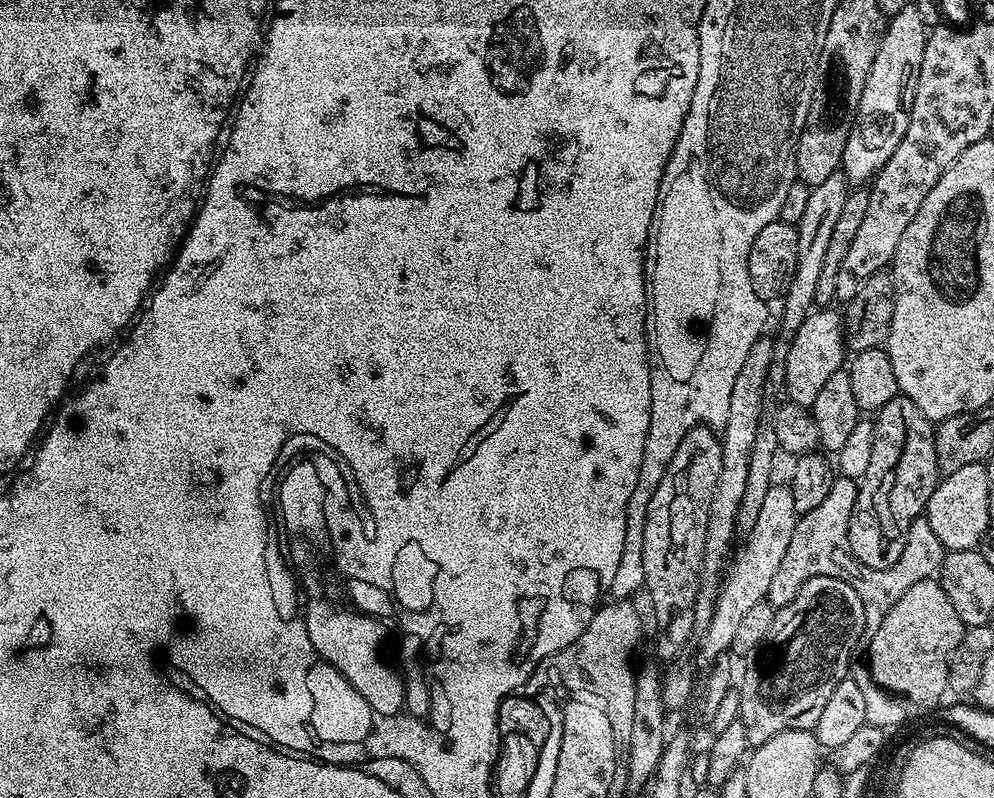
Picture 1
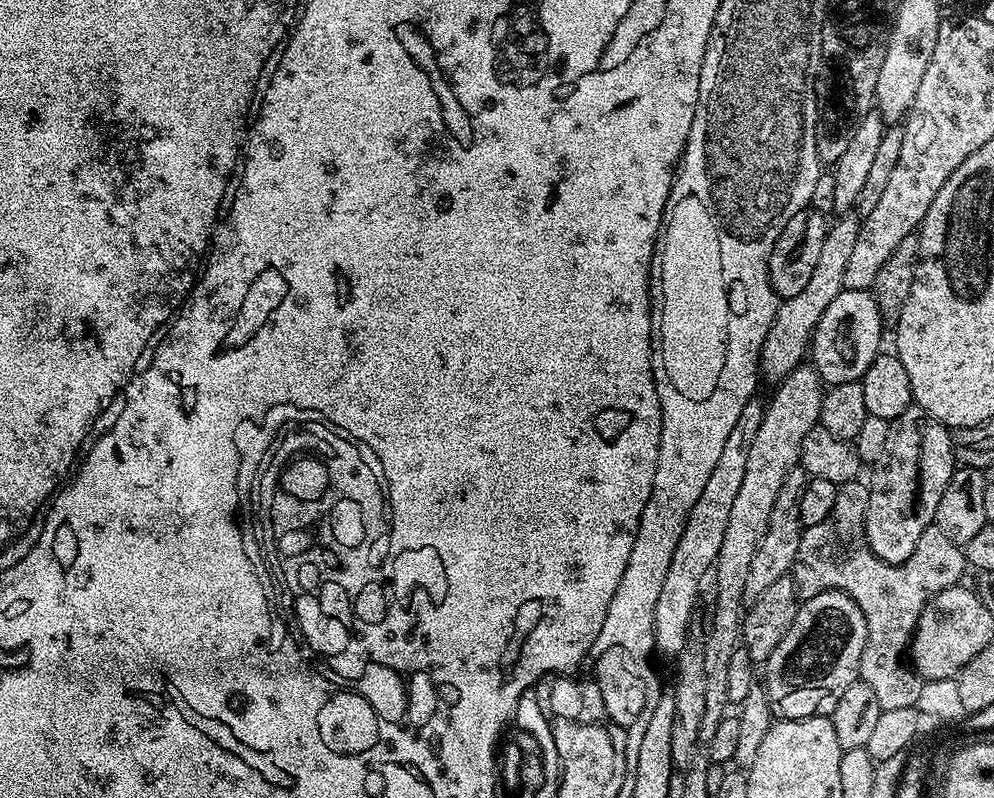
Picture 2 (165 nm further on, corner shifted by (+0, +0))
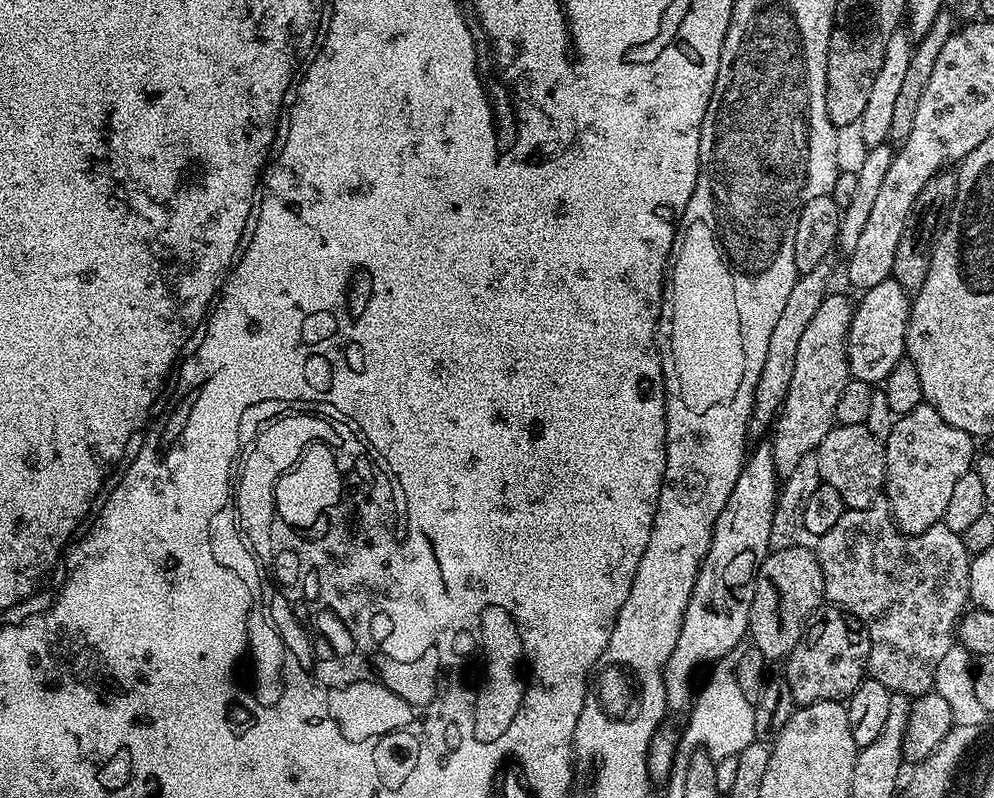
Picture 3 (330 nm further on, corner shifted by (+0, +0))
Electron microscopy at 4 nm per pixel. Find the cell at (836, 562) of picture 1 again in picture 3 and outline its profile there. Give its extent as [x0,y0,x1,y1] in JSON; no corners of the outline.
[814,502,970,698]

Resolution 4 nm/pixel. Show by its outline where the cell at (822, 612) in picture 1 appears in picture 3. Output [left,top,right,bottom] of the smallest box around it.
[786,606,870,705]

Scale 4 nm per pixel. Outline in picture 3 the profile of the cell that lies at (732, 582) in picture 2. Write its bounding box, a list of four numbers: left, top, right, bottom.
[770,294,854,477]

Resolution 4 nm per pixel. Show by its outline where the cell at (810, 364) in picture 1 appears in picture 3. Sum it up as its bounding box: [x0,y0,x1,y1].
[848,278,909,385]

